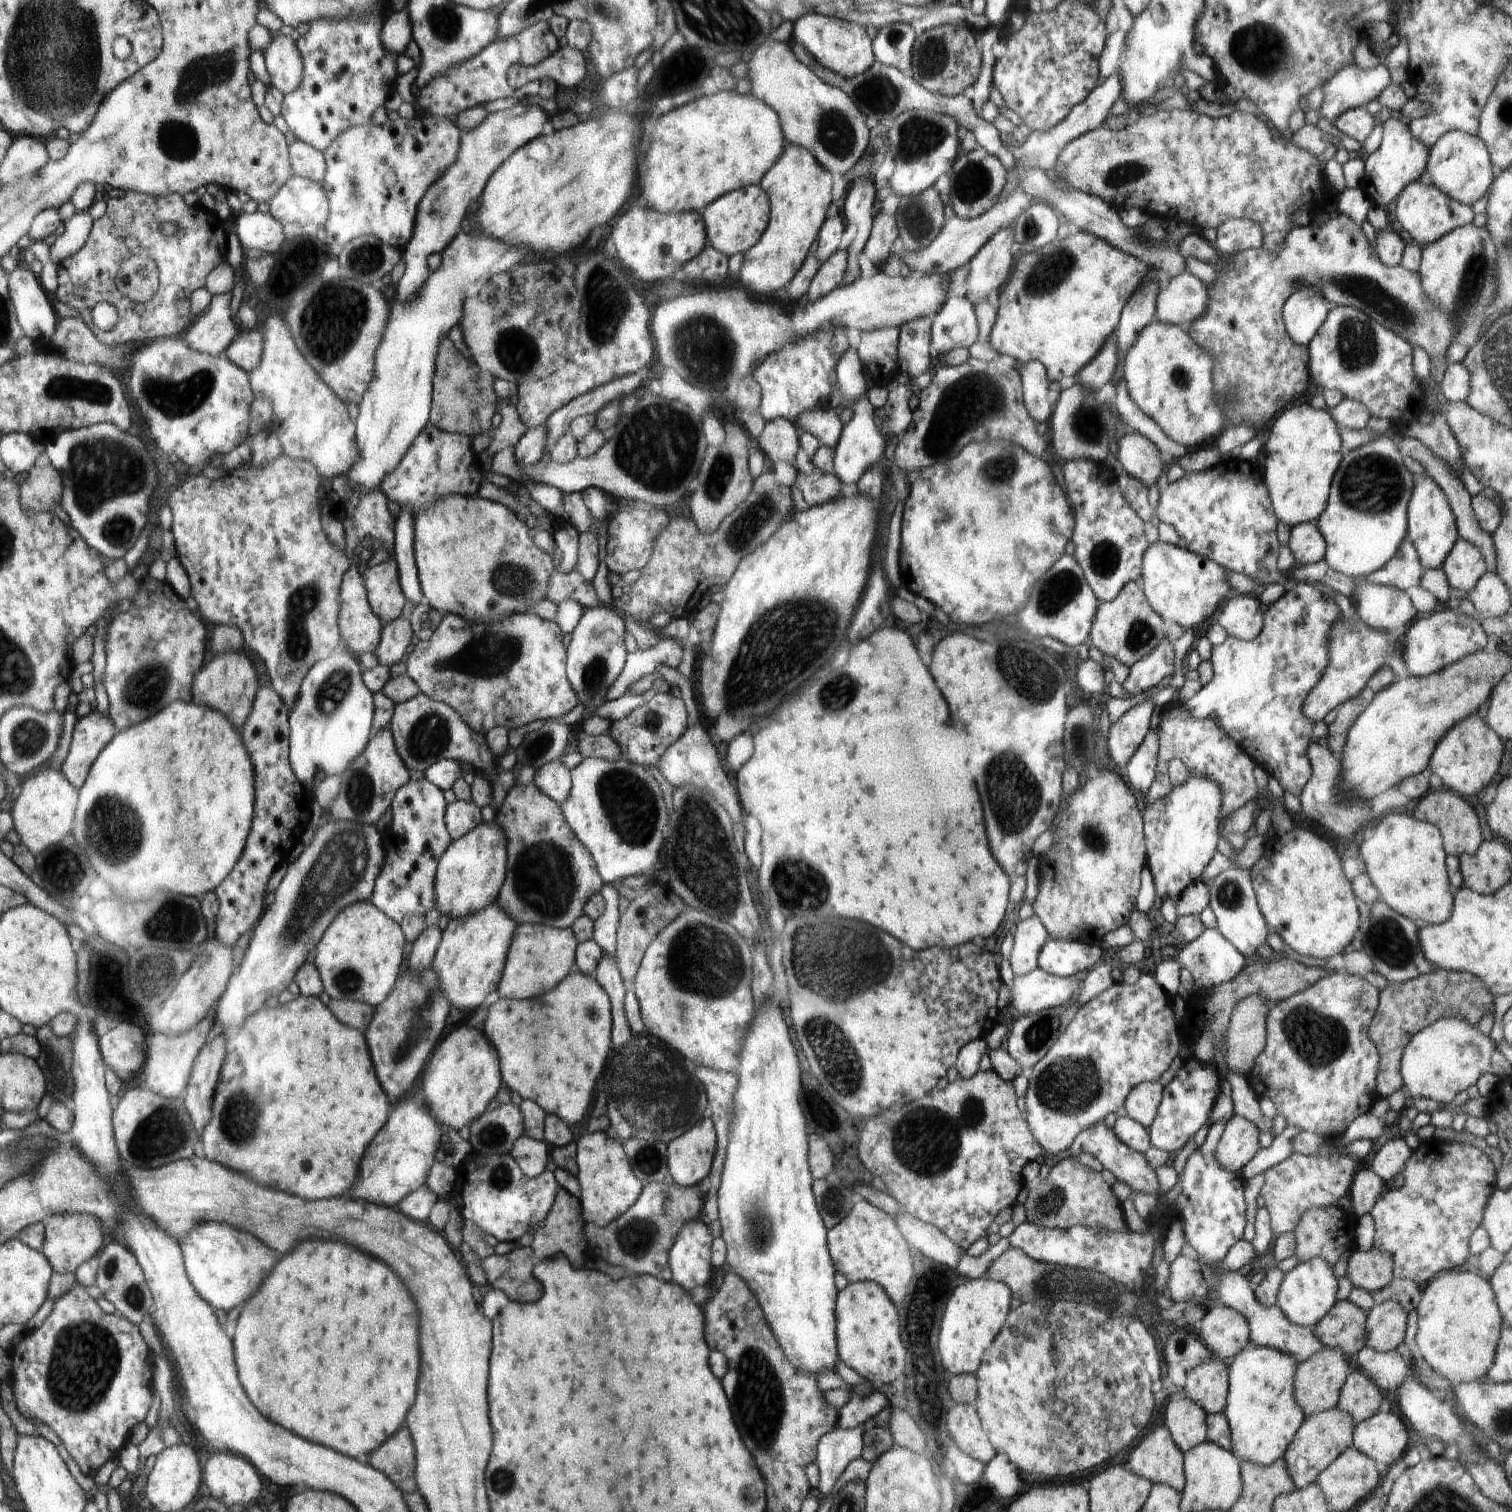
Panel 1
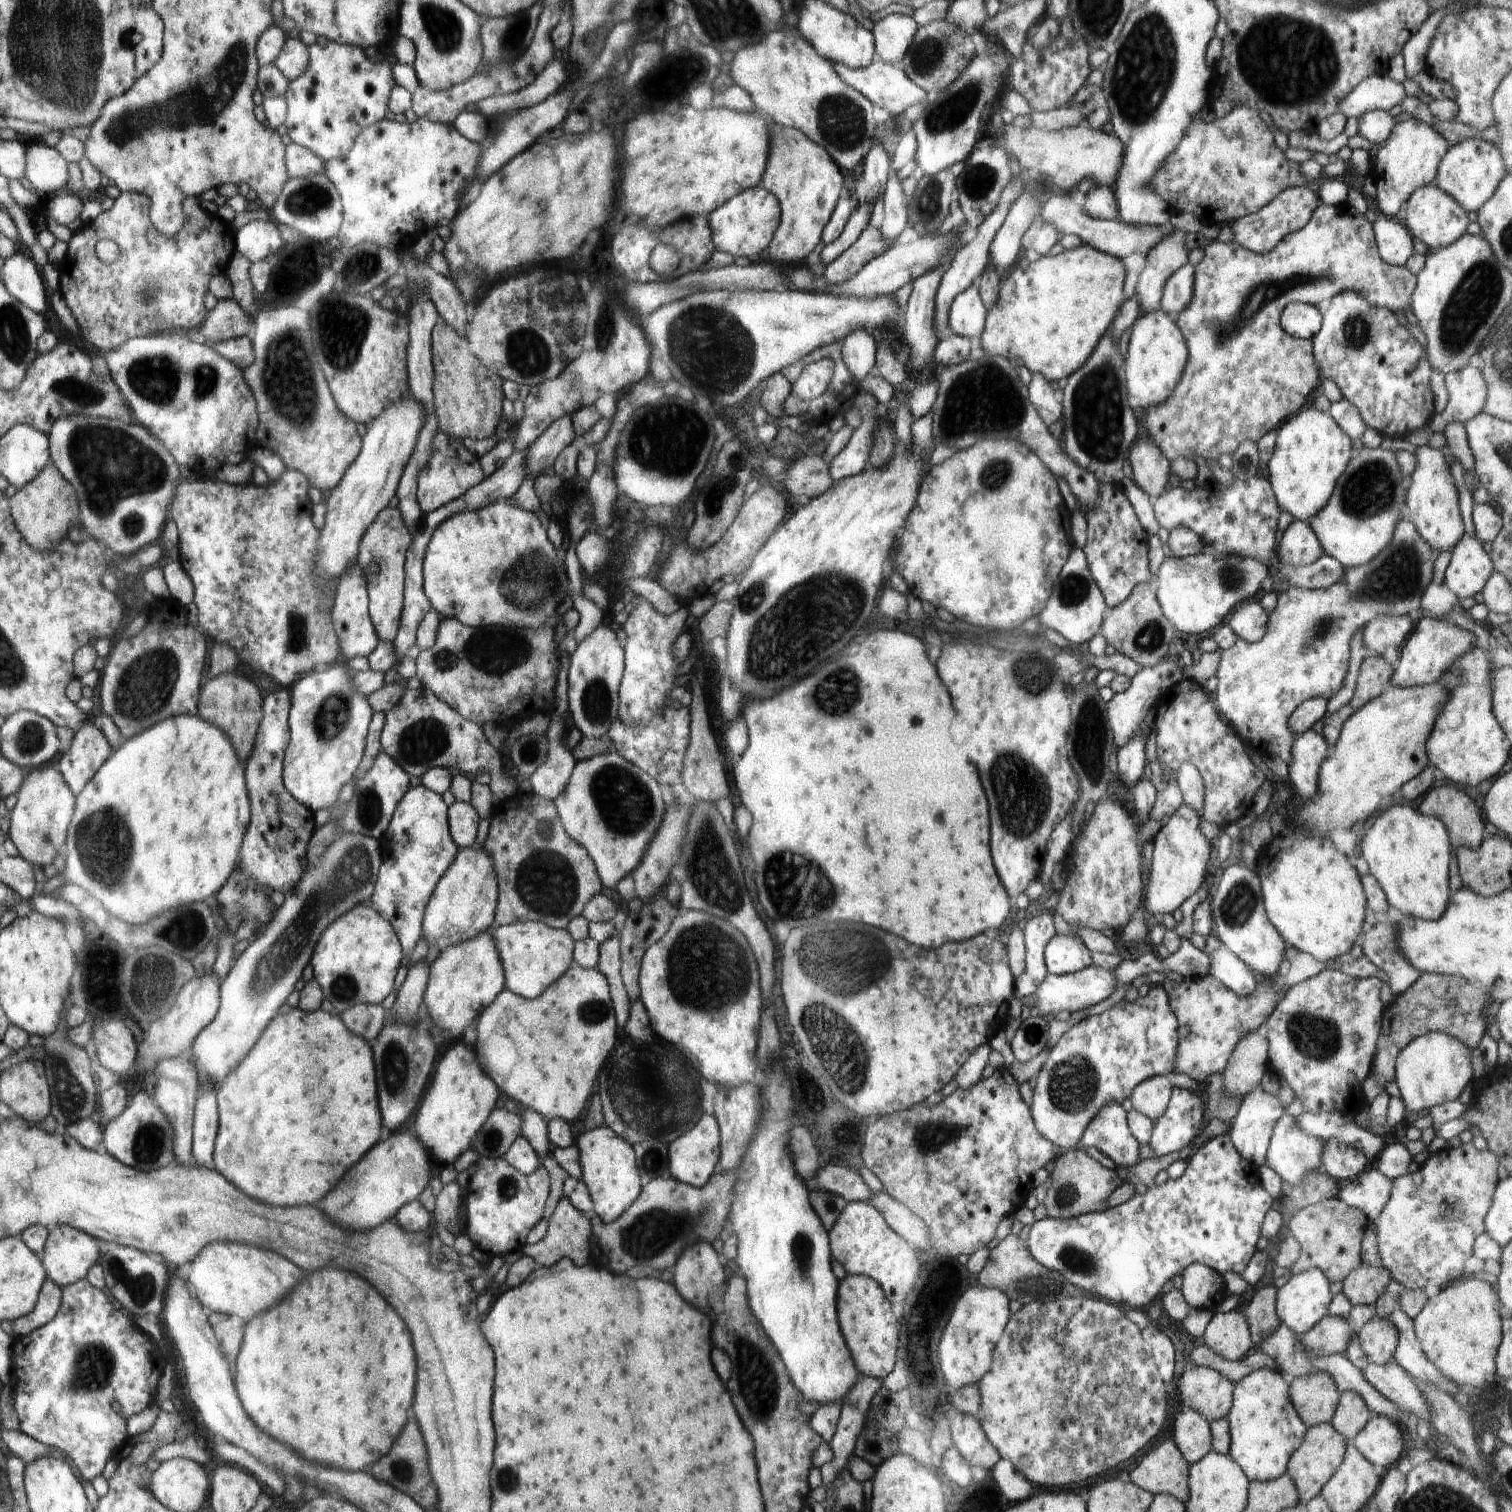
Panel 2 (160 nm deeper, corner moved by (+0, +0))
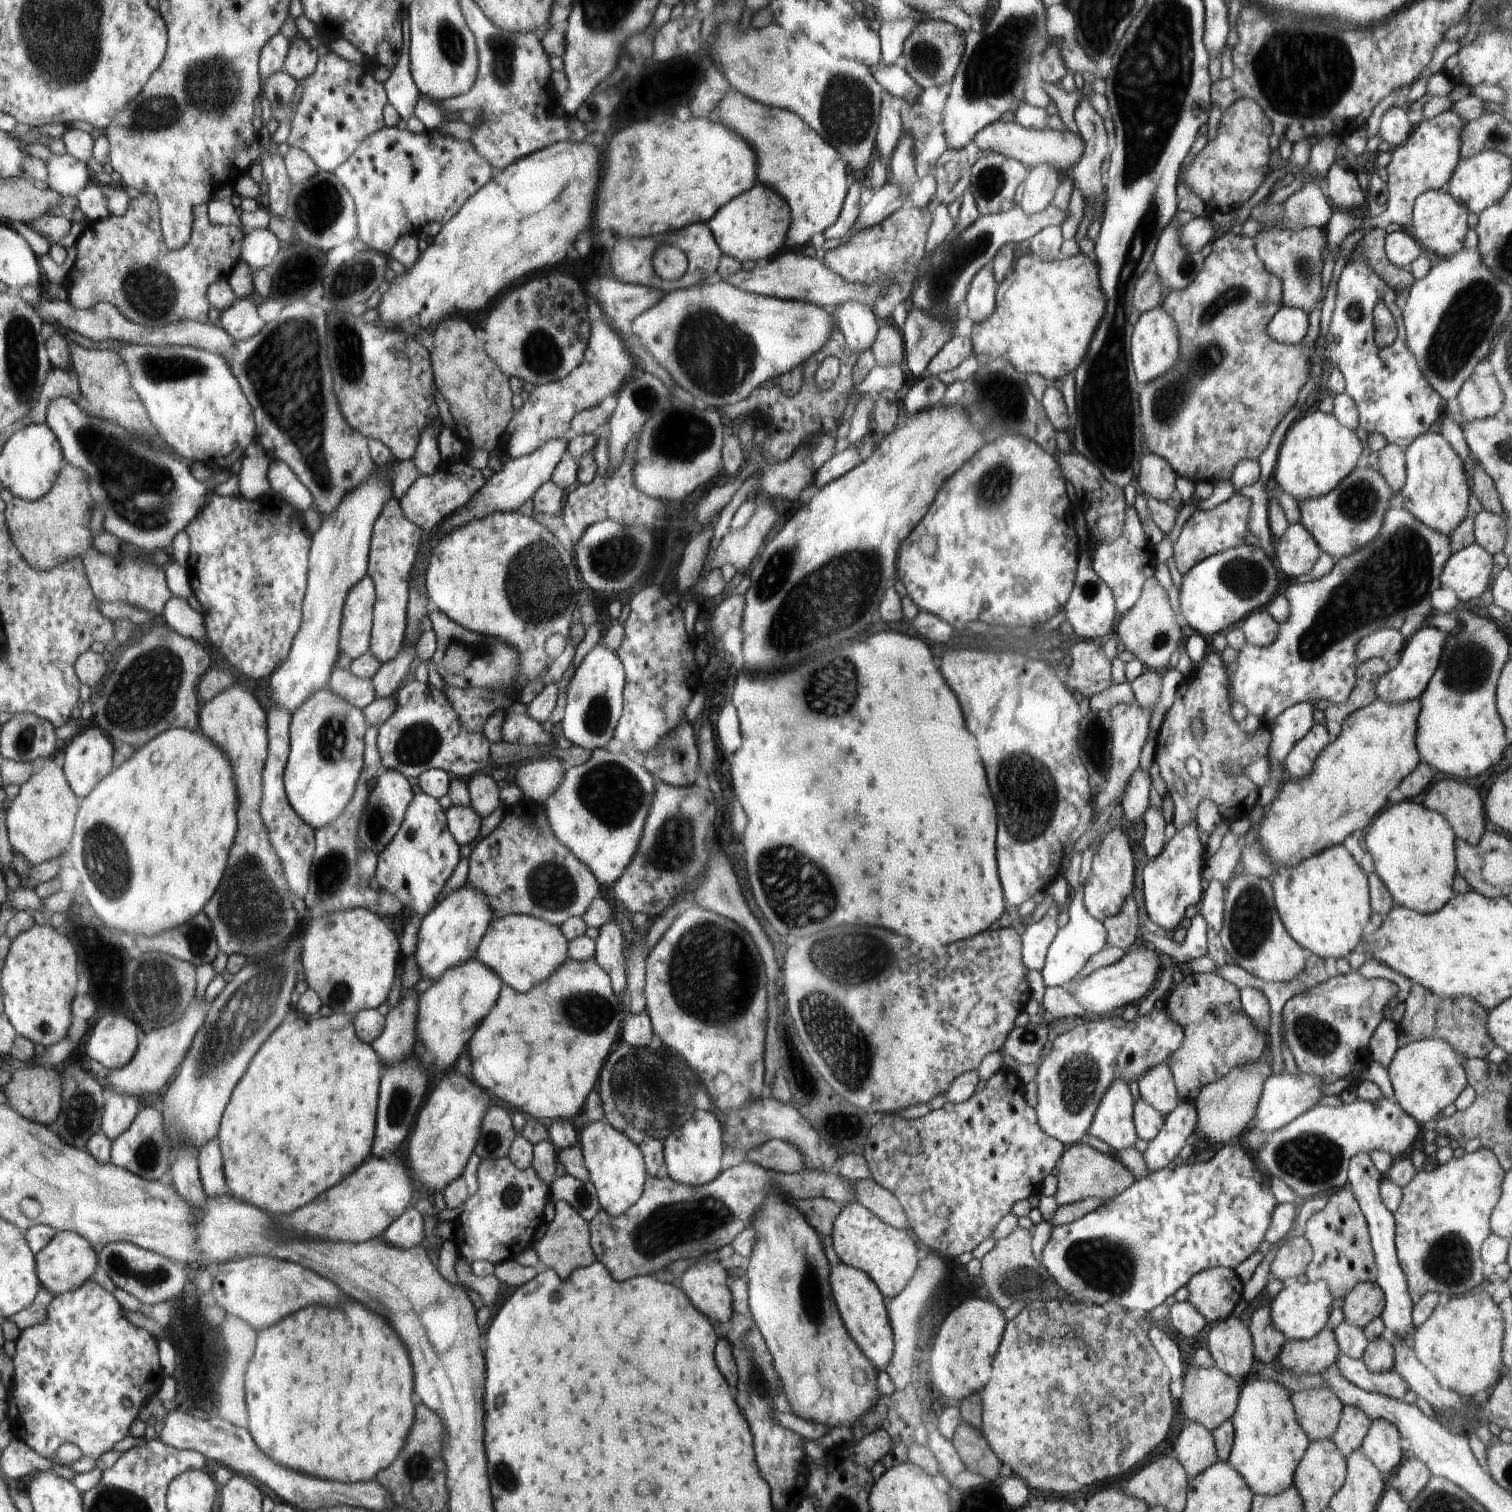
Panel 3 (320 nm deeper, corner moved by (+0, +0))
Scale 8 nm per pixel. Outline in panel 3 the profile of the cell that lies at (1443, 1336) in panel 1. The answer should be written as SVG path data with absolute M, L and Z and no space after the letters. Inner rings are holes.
M1486 1292L1469 1296L1454 1296L1446 1305L1436 1305L1430 1318L1416 1328L1415 1355L1418 1360L1436 1377L1445 1389L1453 1390L1460 1398L1469 1400L1474 1394L1489 1390L1500 1378L1503 1366L1502 1349L1504 1323L1500 1307Z

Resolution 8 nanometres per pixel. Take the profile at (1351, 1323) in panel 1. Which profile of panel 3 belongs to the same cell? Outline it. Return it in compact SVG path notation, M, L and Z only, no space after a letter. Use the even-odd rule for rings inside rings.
M1328 1324L1310 1340L1286 1339L1276 1362L1297 1375L1322 1375L1336 1364L1339 1356L1332 1325Z

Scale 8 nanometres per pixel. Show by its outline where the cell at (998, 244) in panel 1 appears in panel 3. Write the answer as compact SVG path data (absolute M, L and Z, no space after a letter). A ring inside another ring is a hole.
M1041 162L1029 169L1024 179L1024 194L1018 206L1027 214L1042 212L1054 198L1062 173L1052 163Z

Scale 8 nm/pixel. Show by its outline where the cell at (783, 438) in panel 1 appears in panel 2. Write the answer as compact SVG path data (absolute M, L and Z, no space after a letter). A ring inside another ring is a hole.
M777 372L768 377L764 383L760 406L769 414L772 422L777 421L783 414L783 402L791 393L791 382L783 372Z

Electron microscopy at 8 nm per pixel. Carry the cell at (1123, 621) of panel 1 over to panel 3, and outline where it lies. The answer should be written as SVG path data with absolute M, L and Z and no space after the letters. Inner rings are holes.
M1152 575L1144 582L1143 593L1136 604L1127 613L1118 616L1114 631L1116 632L1115 636L1119 636L1119 640L1124 642L1126 650L1135 654L1142 661L1146 670L1156 671L1168 667L1172 652L1181 649L1184 638L1180 631L1183 623L1180 621L1170 605L1168 593Z

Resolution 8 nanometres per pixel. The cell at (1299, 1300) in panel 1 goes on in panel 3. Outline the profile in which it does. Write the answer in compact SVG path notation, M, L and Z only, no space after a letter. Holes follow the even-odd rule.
M1294 1280L1284 1284L1283 1289L1271 1302L1271 1321L1273 1327L1284 1334L1286 1339L1307 1341L1314 1338L1330 1324L1329 1316L1333 1306L1329 1286L1324 1281L1299 1282Z

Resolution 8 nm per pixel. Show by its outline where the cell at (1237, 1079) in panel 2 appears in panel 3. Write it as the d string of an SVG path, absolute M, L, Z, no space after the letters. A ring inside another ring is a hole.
M1259 1061L1255 1065L1236 1067L1224 1079L1203 1086L1195 1100L1197 1125L1192 1141L1221 1145L1237 1140L1255 1120L1264 1081L1271 1073L1272 1066Z

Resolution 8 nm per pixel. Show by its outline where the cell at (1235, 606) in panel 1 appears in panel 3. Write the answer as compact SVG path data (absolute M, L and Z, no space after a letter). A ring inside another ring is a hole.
M1267 610L1255 611L1243 620L1241 629L1251 645L1264 648L1270 646L1279 631L1279 624Z

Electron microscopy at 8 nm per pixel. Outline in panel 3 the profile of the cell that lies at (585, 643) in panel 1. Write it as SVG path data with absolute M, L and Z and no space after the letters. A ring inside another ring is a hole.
M602 644L596 645L577 666L567 688L567 705L558 724L559 731L573 745L593 751L606 749L615 736L623 714L623 690L627 686L626 668L619 655Z

